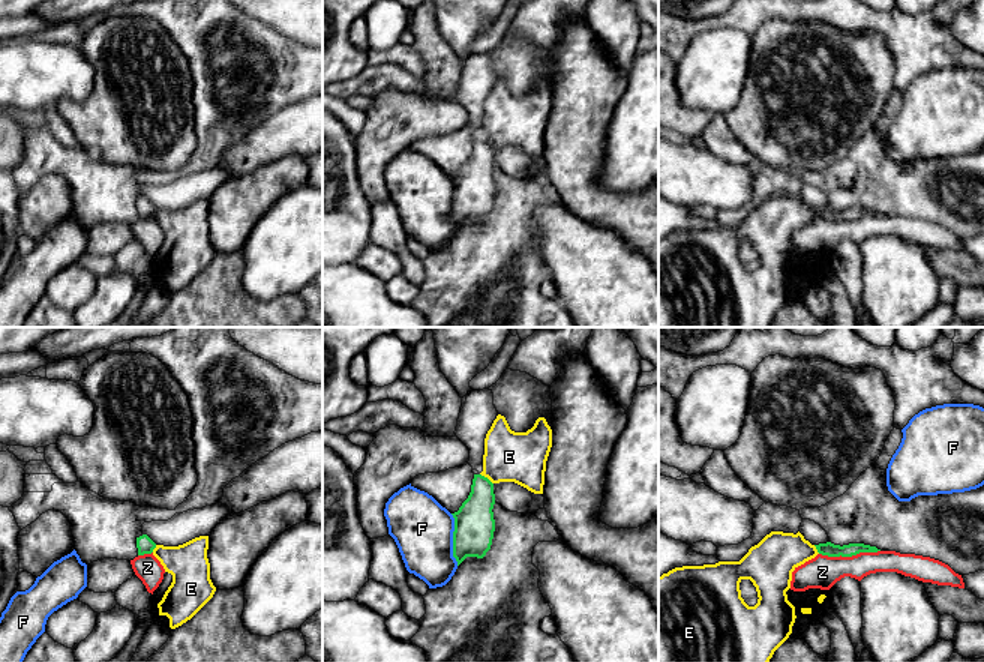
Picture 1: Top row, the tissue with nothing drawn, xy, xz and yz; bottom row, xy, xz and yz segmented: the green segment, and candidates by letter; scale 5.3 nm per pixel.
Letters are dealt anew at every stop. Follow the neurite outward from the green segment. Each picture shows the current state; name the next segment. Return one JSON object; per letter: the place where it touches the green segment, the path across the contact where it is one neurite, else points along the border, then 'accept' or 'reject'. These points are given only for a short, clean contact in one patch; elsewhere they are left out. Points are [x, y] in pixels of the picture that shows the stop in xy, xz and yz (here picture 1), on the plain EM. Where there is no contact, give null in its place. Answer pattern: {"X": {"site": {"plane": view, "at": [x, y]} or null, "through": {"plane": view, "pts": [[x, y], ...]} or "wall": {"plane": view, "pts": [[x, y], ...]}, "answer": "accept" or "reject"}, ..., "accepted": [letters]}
{"E": {"site": {"plane": "xz", "at": [486, 141]}, "wall": {"plane": "xz", "pts": [[480, 137], [492, 147]]}, "answer": "reject"}, "F": {"site": {"plane": "xz", "at": [453, 203]}, "wall": {"plane": "xz", "pts": [[450, 177], [453, 182], [453, 221], [458, 228]]}, "answer": "reject"}, "Z": {"site": {"plane": "yz", "at": [849, 219]}, "answer": "reject"}, "accepted": []}

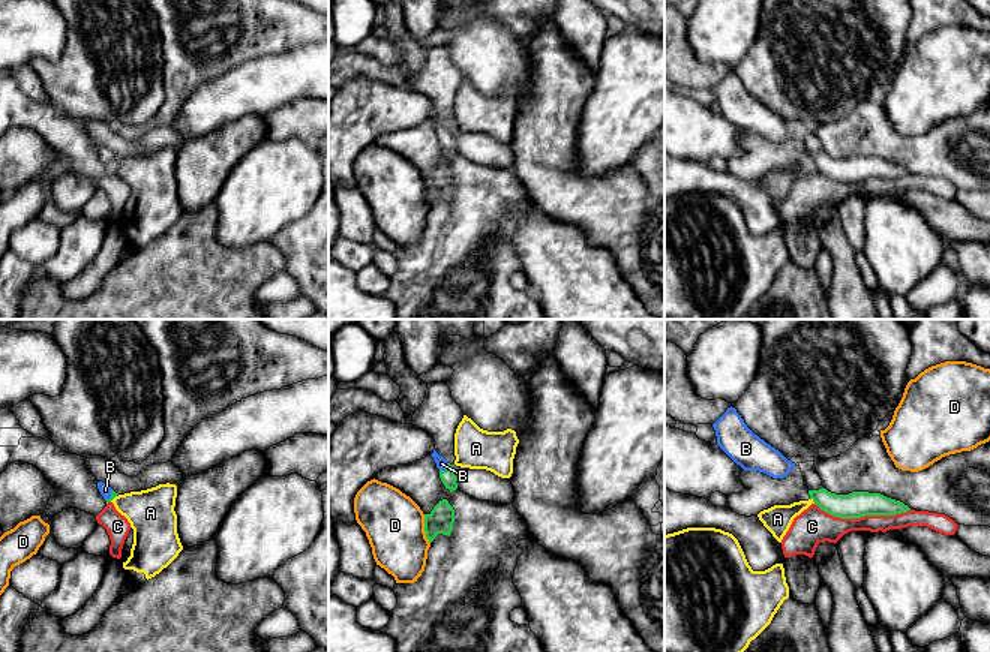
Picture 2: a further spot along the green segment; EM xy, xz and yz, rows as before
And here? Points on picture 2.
{"A": {"site": {"plane": "yz", "at": [813, 165]}, "wall": {"plane": "yz", "pts": [[810, 162], [815, 167]]}, "answer": "reject"}, "B": {"site": {"plane": "xz", "at": [446, 134]}, "through": {"plane": "xz", "pts": [[447, 141], [446, 134], [441, 128]]}, "answer": "accept"}, "C": {"site": {"plane": "yz", "at": [863, 180]}, "answer": "reject"}, "D": {"site": {"plane": "xz", "at": [425, 194]}, "wall": {"plane": "xz", "pts": [[423, 179], [423, 195], [429, 207]]}, "answer": "reject"}, "accepted": ["B"]}

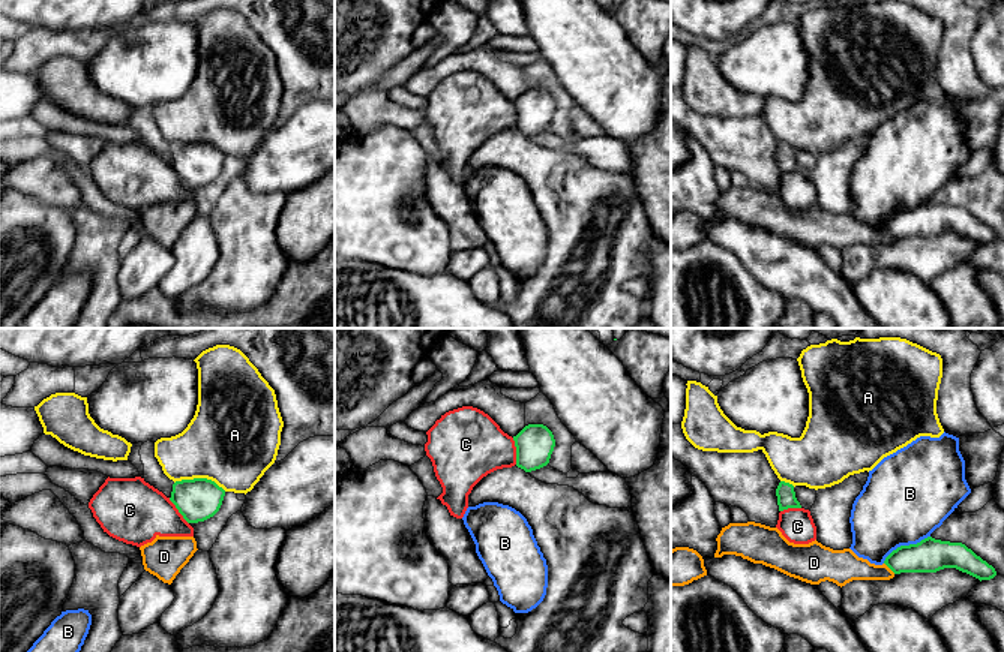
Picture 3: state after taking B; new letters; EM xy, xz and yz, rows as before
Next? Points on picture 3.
{"A": {"site": {"plane": "xy", "at": [200, 143]}, "answer": "reject"}, "B": {"site": {"plane": "yz", "at": [905, 210]}, "wall": {"plane": "yz", "pts": [[929, 200], [916, 207], [898, 210], [883, 227]]}, "answer": "reject"}, "C": {"site": {"plane": "xz", "at": [517, 116]}, "answer": "reject"}, "D": {"site": {"plane": "yz", "at": [890, 233]}, "answer": "reject"}, "accepted": []}

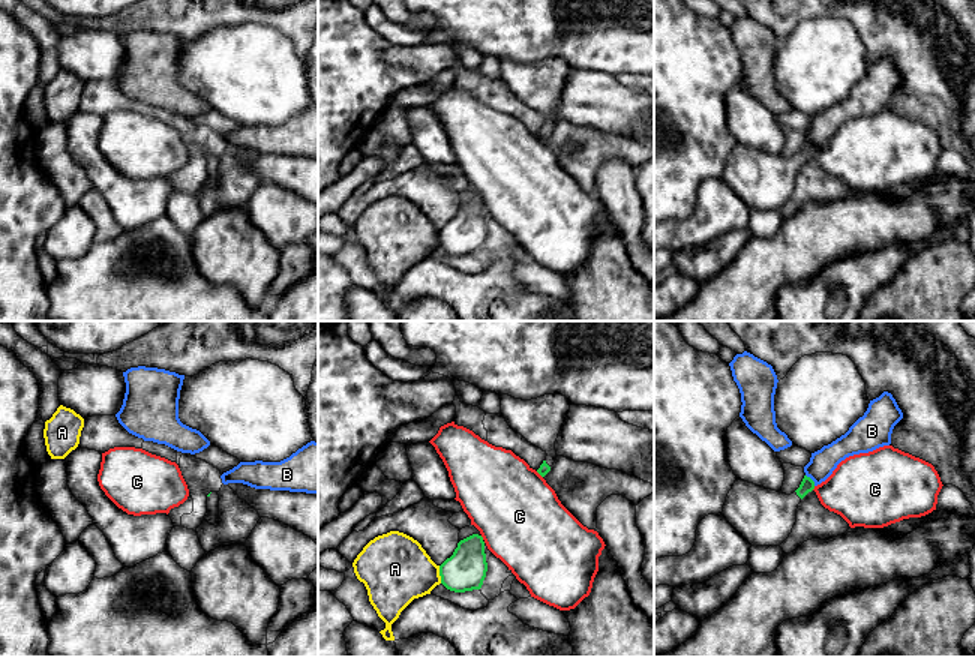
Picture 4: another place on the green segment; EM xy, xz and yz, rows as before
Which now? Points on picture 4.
{"A": {"site": {"plane": "xz", "at": [440, 239]}, "answer": "reject"}, "B": {"site": {"plane": "yz", "at": [812, 144]}, "answer": "reject"}, "C": {"site": {"plane": "xz", "at": [482, 201]}, "answer": "reject"}, "accepted": []}

